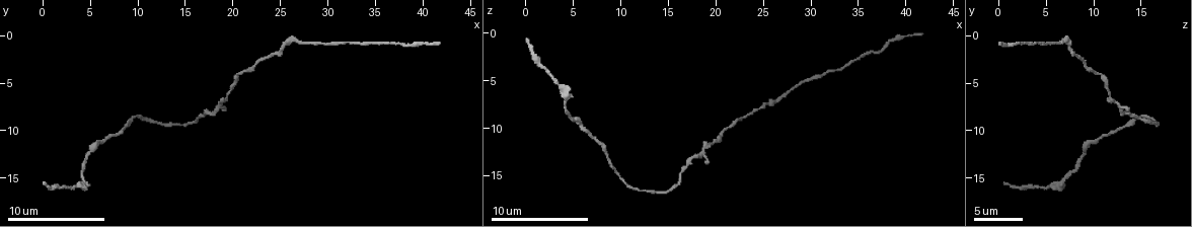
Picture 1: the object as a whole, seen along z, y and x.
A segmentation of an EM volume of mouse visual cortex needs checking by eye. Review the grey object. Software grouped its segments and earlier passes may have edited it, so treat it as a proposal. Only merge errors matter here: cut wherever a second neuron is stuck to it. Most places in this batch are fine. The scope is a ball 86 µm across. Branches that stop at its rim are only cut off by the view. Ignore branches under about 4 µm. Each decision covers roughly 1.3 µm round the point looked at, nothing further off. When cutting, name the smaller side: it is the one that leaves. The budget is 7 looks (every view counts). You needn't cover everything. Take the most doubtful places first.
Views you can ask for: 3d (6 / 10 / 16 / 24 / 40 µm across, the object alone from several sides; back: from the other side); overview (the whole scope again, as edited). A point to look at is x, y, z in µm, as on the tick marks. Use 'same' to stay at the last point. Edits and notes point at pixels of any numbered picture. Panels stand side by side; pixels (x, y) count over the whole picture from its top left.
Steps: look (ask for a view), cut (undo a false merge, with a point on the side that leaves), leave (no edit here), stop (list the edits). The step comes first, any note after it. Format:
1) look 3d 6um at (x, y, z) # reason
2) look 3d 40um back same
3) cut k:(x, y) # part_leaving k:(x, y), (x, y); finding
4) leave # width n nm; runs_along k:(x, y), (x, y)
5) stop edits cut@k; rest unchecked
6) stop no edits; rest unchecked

look 3d 16um at (27.0, 0.4, 6.6) # sudden change in width

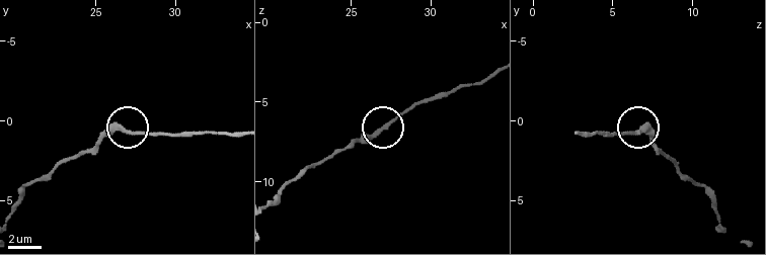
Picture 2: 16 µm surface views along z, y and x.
leave # runs_along 2:(17, 196), (23, 188), (104, 137), (122, 130), (157, 131); continuous, no second neuron

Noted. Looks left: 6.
look 3d 16um at (3.2, 15.8, 5.4) # thick turns thin

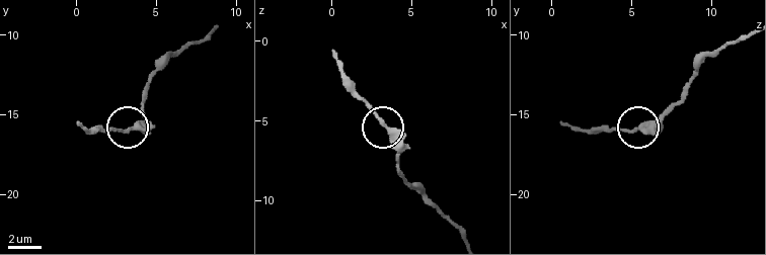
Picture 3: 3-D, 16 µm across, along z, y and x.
look 3d 16um back at (3.3, 15.9, 5.2) # from behind

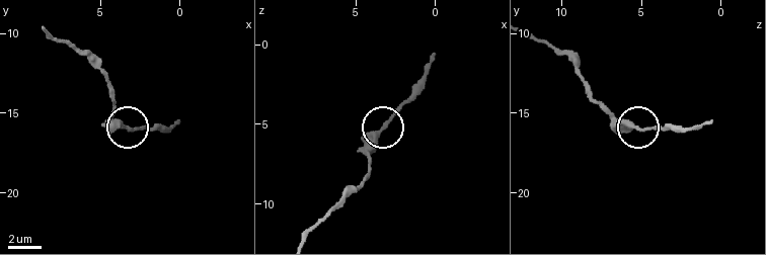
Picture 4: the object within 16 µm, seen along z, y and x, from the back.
leave # runs_along 4:(304, 236), (365, 180), (375, 134), (413, 94); all the same neuron

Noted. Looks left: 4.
look 3d 10um at (20.8, 4.0, 10.6)

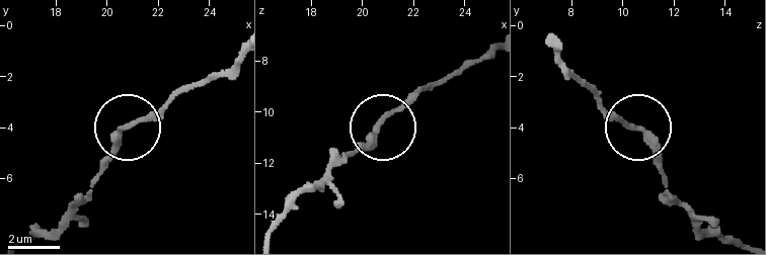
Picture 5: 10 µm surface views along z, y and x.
leave # runs_along 5:(700, 231), (670, 191), (655, 146), (598, 102); all the same neuron

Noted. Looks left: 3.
look 3d 16um at (5.0, 12.6, 9.2) # calibre changes

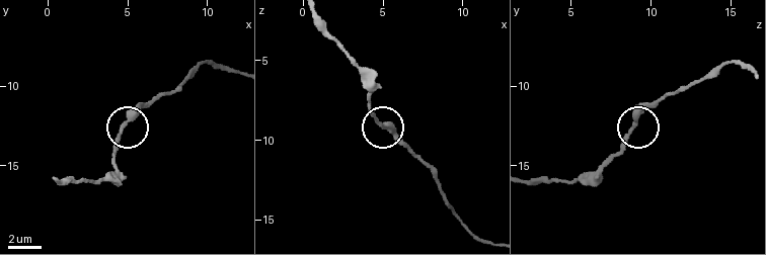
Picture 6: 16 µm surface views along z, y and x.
leave # runs_along 6:(478, 238), (450, 204), (434, 172), (374, 116), (368, 96); all the same neuron

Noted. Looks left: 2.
stop no edits; rest unchecked

